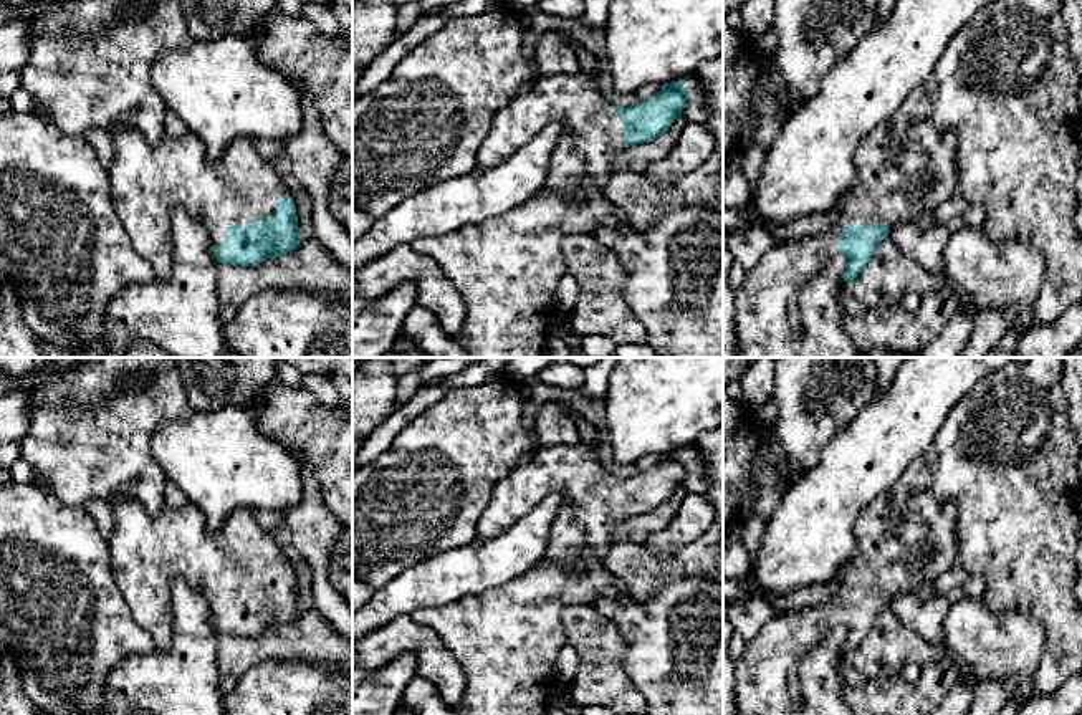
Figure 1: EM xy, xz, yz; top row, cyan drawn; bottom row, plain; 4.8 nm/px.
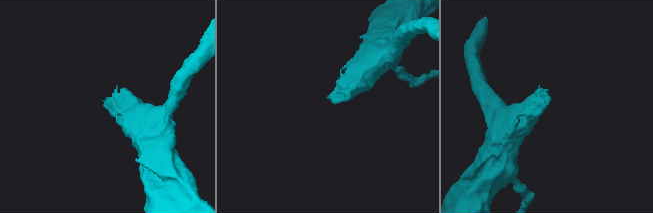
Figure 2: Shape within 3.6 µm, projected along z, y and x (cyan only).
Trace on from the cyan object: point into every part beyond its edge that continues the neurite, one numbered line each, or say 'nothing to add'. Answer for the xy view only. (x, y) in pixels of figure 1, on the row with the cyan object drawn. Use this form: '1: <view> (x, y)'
1: xy (148, 181)

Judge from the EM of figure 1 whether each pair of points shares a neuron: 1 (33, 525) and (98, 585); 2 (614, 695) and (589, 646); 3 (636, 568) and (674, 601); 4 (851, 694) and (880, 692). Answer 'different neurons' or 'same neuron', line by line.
1: same neuron
2: same neuron
3: different neurons
4: same neuron

